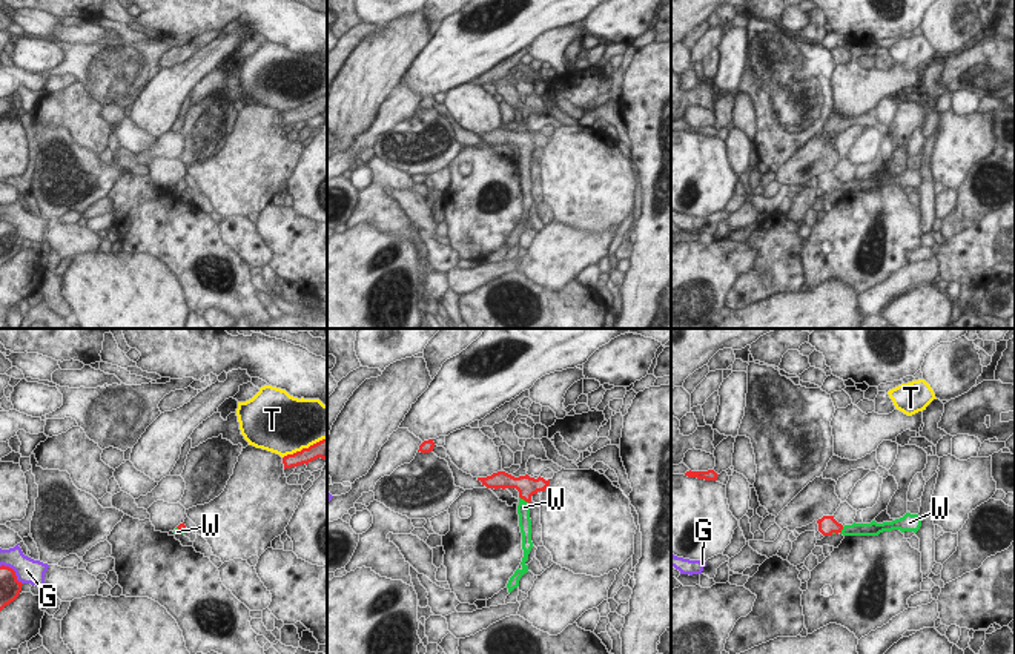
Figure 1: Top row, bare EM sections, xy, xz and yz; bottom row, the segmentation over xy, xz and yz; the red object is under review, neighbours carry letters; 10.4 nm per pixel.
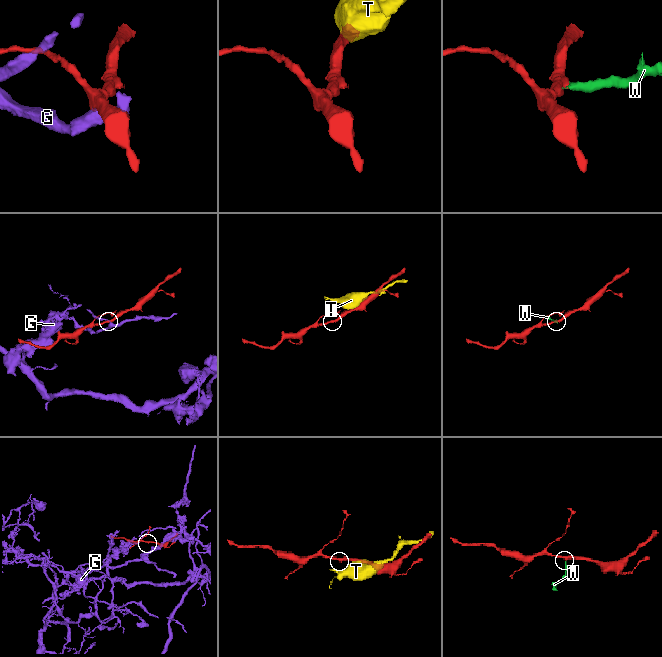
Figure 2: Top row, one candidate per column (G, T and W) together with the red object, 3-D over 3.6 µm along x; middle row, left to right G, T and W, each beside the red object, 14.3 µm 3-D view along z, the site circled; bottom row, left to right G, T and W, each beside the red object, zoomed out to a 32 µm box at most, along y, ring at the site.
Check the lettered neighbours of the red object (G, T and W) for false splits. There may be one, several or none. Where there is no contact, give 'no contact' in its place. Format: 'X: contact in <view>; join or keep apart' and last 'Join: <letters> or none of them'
G: contact in xy; keep apart
T: contact in xy; keep apart
W: contact in xz; join
Join: W

